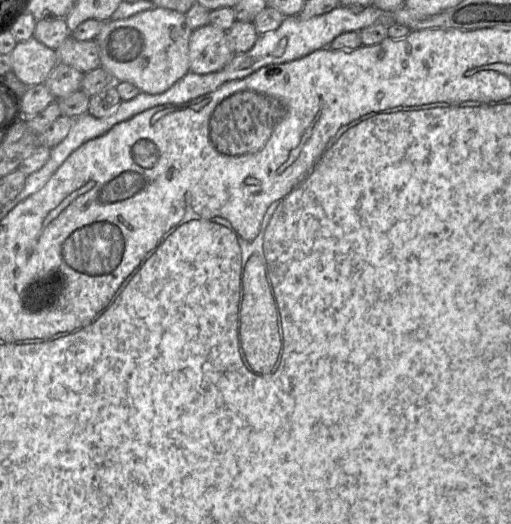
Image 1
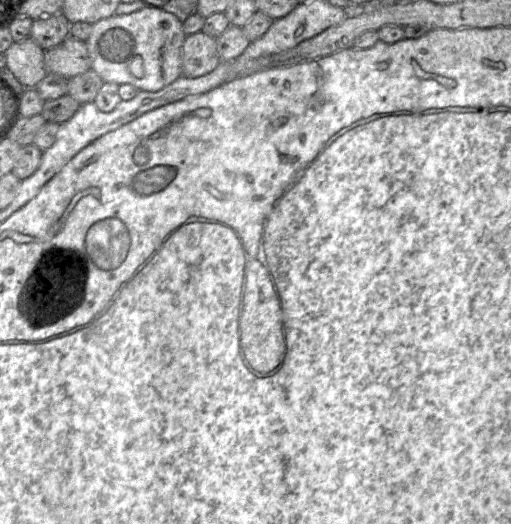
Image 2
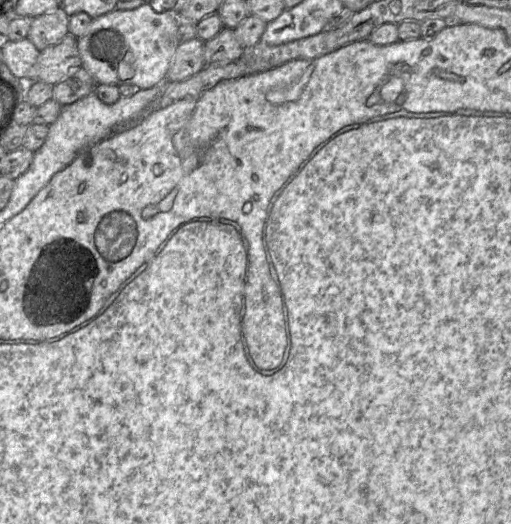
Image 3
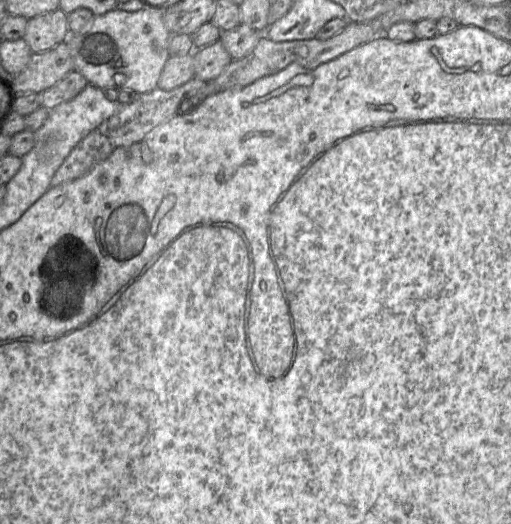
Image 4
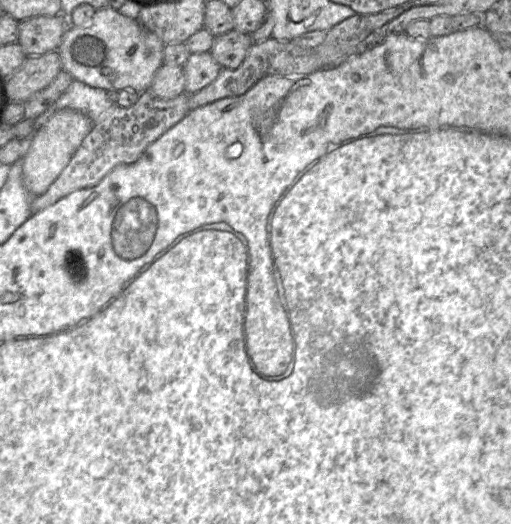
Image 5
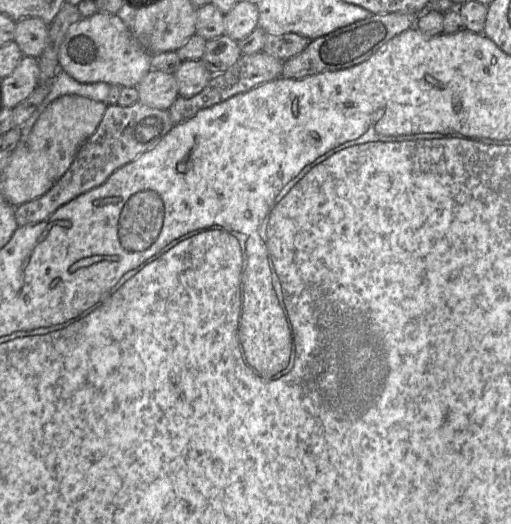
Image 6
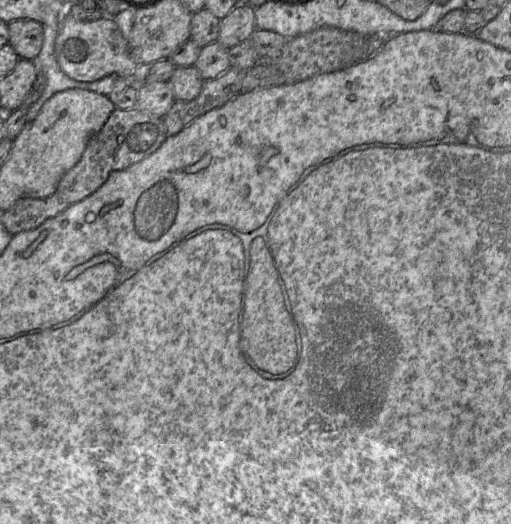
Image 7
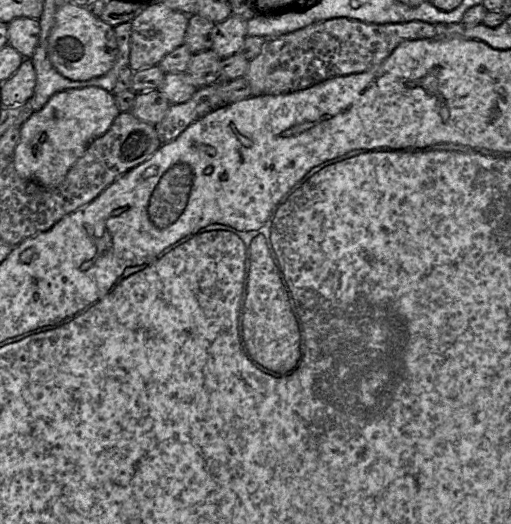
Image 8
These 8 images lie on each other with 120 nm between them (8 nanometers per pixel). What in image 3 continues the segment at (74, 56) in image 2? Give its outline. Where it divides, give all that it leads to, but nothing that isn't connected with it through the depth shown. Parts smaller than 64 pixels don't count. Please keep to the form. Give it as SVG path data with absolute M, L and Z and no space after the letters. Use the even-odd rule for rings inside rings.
M68 33L58 43L40 51L33 67L33 81L55 85L82 66L78 39Z

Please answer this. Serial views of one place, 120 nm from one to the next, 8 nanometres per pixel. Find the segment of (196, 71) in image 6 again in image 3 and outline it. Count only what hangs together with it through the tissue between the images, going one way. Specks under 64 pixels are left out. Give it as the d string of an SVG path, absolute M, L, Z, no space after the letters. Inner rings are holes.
M223 28L214 38L205 42L207 65L224 65L238 60L244 50L234 29Z

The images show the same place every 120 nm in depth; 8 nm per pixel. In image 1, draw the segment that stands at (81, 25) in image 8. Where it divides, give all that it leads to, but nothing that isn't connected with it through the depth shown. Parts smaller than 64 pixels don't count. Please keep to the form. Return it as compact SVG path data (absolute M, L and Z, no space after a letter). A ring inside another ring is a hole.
M153 7L129 18L108 20L95 37L101 67L109 72L114 82L129 82L141 92L161 94L186 75L189 69L189 40L192 29L186 15L163 7Z

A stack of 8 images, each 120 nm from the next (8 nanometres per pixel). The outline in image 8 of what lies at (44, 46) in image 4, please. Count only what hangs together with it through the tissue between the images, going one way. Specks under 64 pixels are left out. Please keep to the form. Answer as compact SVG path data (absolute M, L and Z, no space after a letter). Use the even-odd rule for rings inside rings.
M19 17L8 23L8 43L25 59L31 59L39 36L39 19Z

